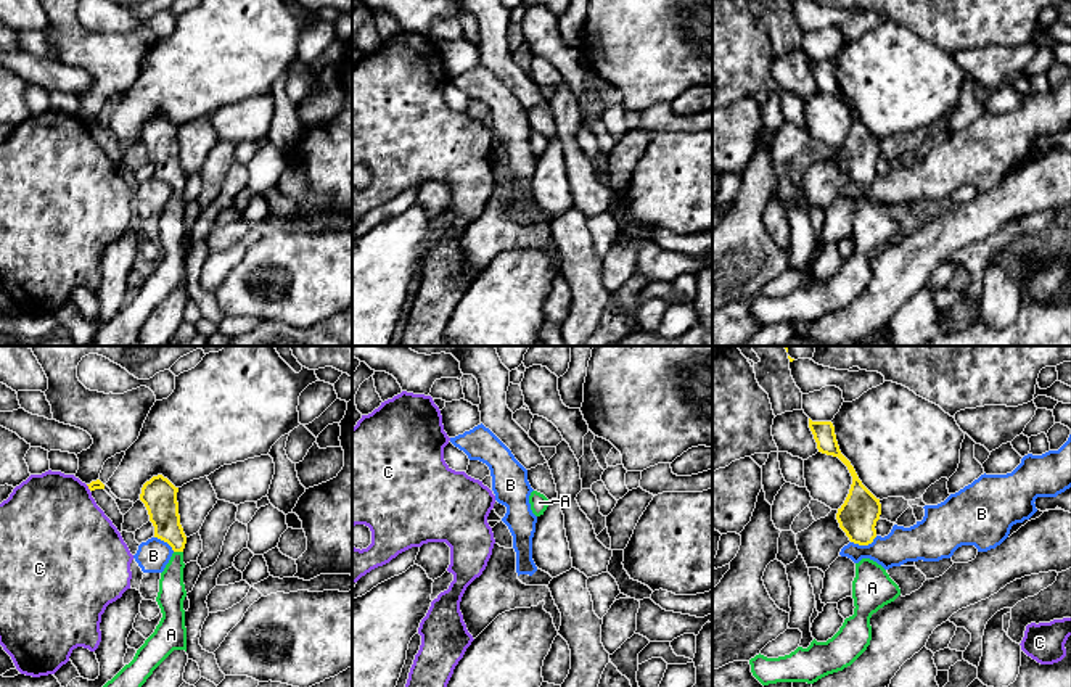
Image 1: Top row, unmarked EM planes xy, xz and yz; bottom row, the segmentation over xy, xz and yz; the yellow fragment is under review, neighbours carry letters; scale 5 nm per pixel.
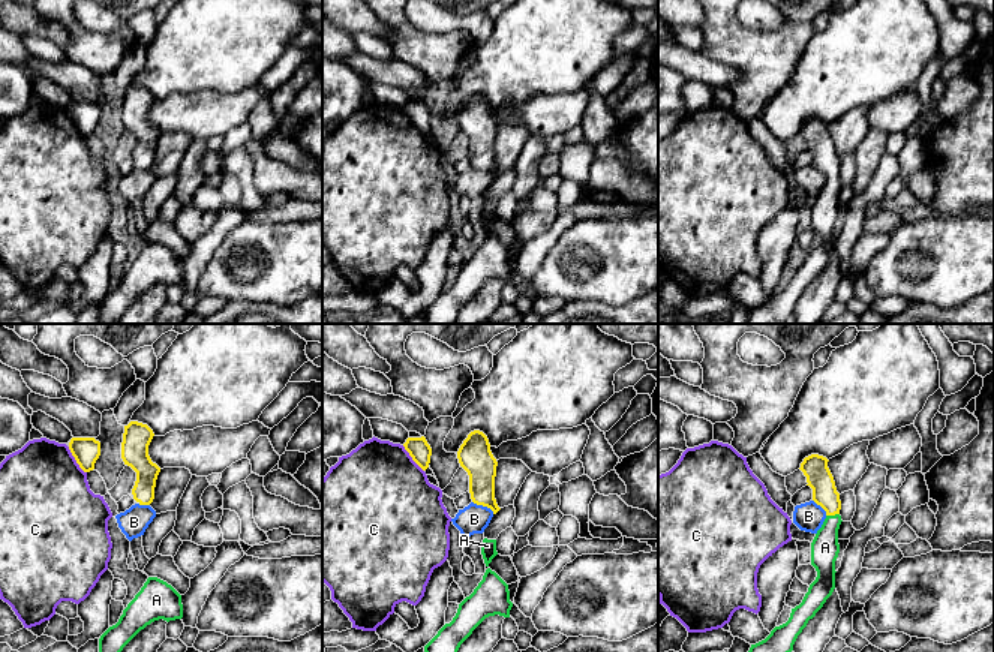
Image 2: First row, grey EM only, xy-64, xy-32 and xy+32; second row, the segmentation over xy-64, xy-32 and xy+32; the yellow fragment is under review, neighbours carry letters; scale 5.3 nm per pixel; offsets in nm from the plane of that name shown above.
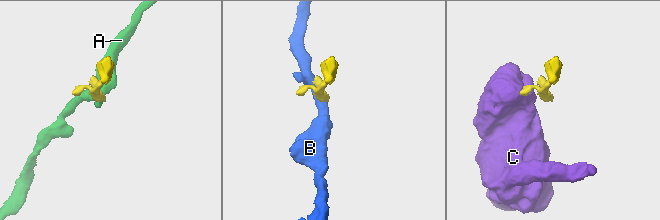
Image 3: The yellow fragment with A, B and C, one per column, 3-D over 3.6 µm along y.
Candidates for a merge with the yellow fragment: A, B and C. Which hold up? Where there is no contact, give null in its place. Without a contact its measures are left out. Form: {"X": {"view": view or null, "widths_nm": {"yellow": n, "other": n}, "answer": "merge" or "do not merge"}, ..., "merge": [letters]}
{"A": {"view": "xy", "widths_nm": {"yellow": 160, "other": 140}, "answer": "merge"}, "B": {"view": "yz", "widths_nm": {"yellow": 200, "other": 180}, "answer": "do not merge"}, "C": {"view": "xy", "widths_nm": {"yellow": 50, "other": 480}, "answer": "do not merge"}, "merge": ["A"]}

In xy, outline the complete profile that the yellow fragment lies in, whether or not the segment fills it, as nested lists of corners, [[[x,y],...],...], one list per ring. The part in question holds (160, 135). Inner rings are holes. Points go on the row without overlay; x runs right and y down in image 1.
[[[162,114],[153,116],[142,127],[154,177],[167,182],[174,193],[161,212],[156,241],[162,257],[154,272],[137,290],[133,299],[108,320],[92,338],[92,346],[130,346],[137,343],[138,330],[153,311],[174,291],[187,291],[187,267],[183,240],[183,188],[187,175],[180,164],[178,127]]]

